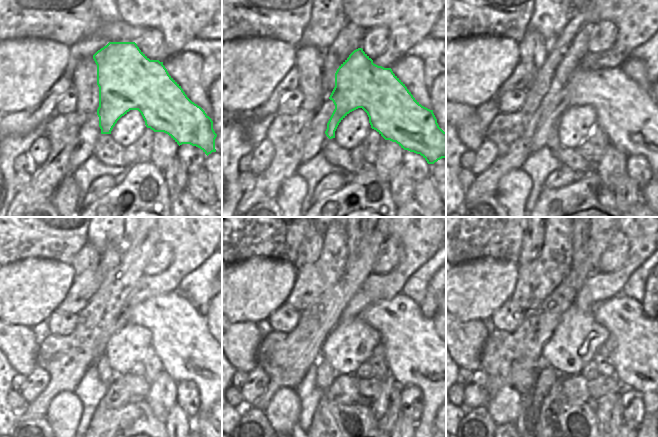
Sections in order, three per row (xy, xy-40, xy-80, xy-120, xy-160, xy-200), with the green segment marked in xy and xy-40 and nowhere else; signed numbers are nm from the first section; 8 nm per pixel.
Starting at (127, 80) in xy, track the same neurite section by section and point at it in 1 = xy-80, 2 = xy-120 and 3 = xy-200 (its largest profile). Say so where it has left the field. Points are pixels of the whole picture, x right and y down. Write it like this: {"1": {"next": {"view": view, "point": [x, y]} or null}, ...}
{"1": {"next": {"view": "xy-80", "point": [629, 116]}}, "2": {"next": {"view": "xy-120", "point": [180, 336]}}, "3": {"next": {"view": "xy-200", "point": [646, 359]}}}

